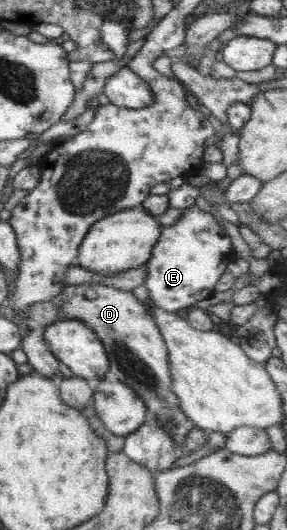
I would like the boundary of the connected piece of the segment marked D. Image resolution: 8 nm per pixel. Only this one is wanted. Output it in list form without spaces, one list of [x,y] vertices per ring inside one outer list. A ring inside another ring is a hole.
[[[93,283],[67,285],[53,298],[53,302],[58,308],[59,321],[77,319],[95,332],[107,353],[110,377],[126,384],[139,398],[142,398],[149,416],[156,418],[163,425],[163,429],[167,429],[167,433],[171,435],[175,445],[183,445],[187,433],[194,428],[194,425],[181,410],[179,399],[173,392],[167,347],[157,328],[149,305],[137,300],[132,291],[123,291],[104,284]]]

